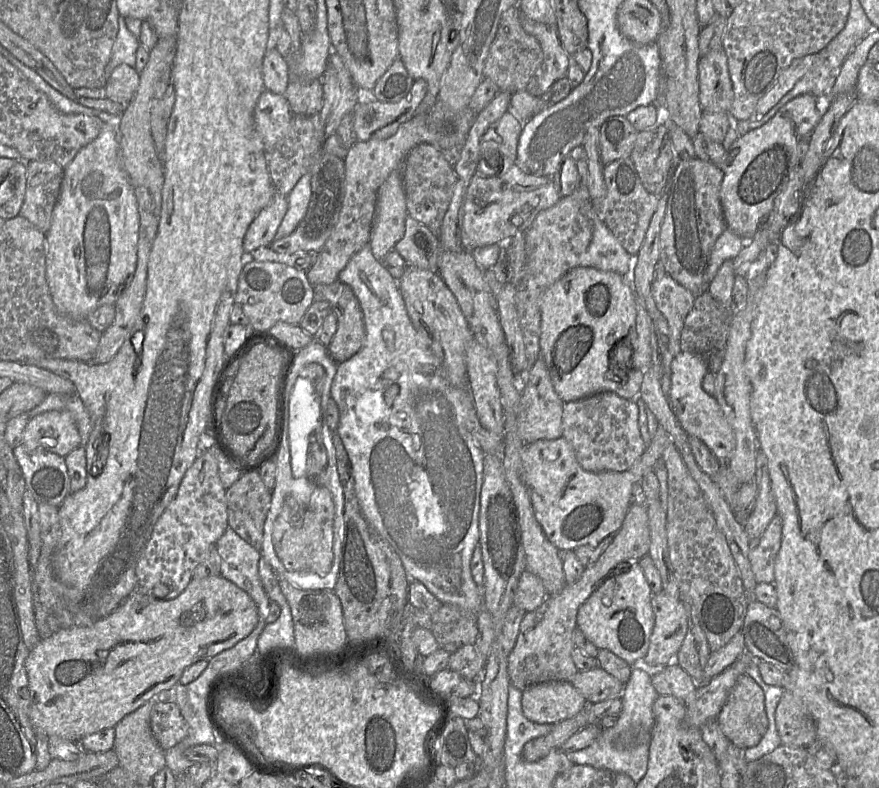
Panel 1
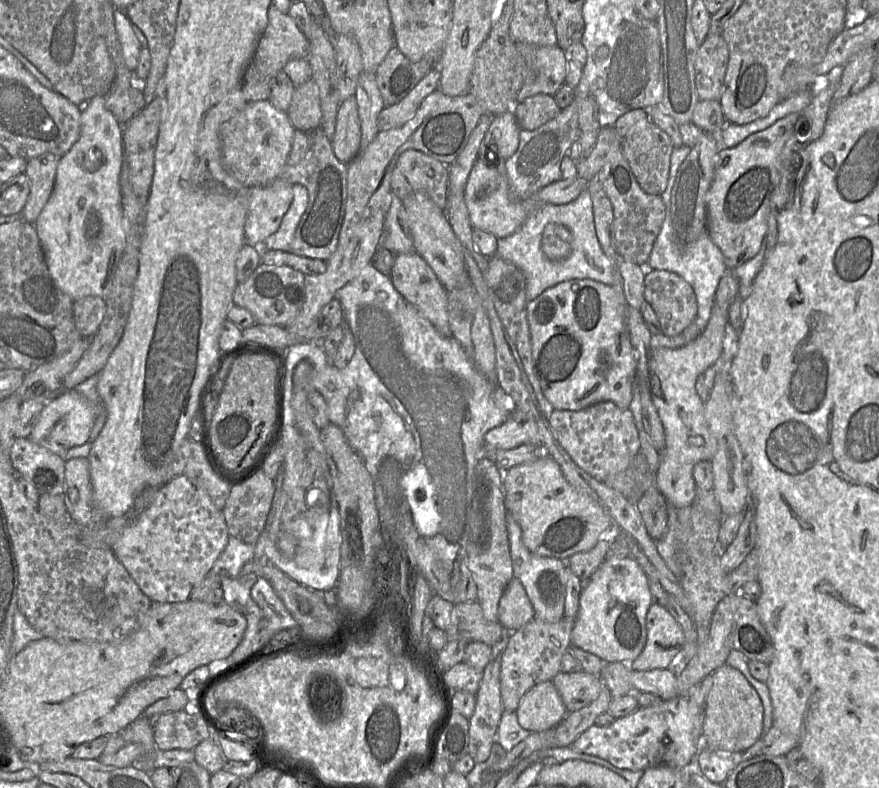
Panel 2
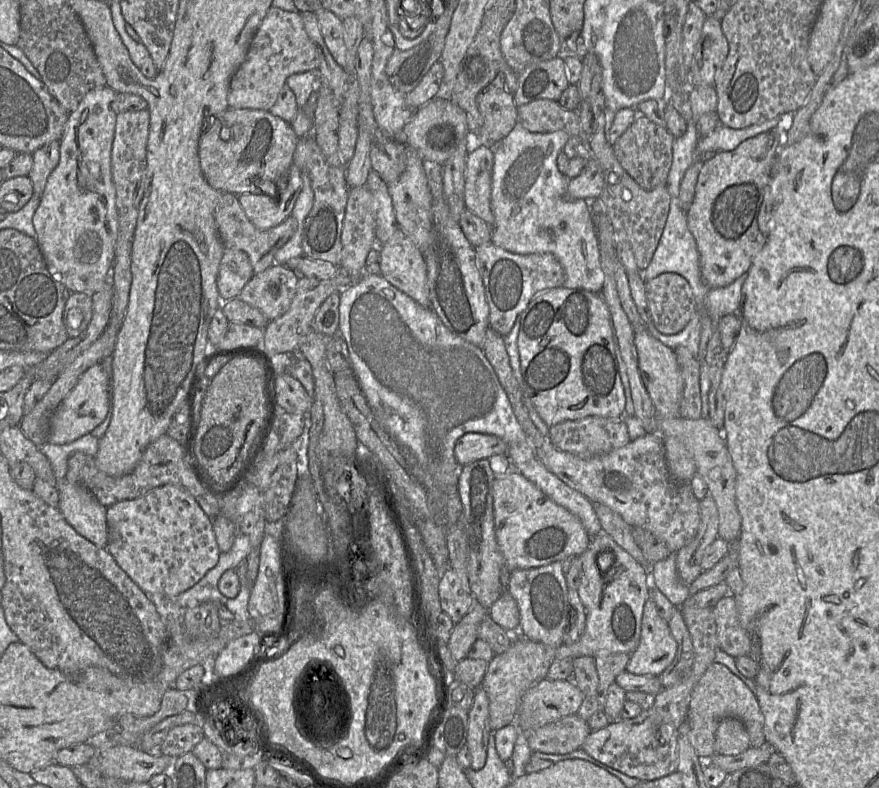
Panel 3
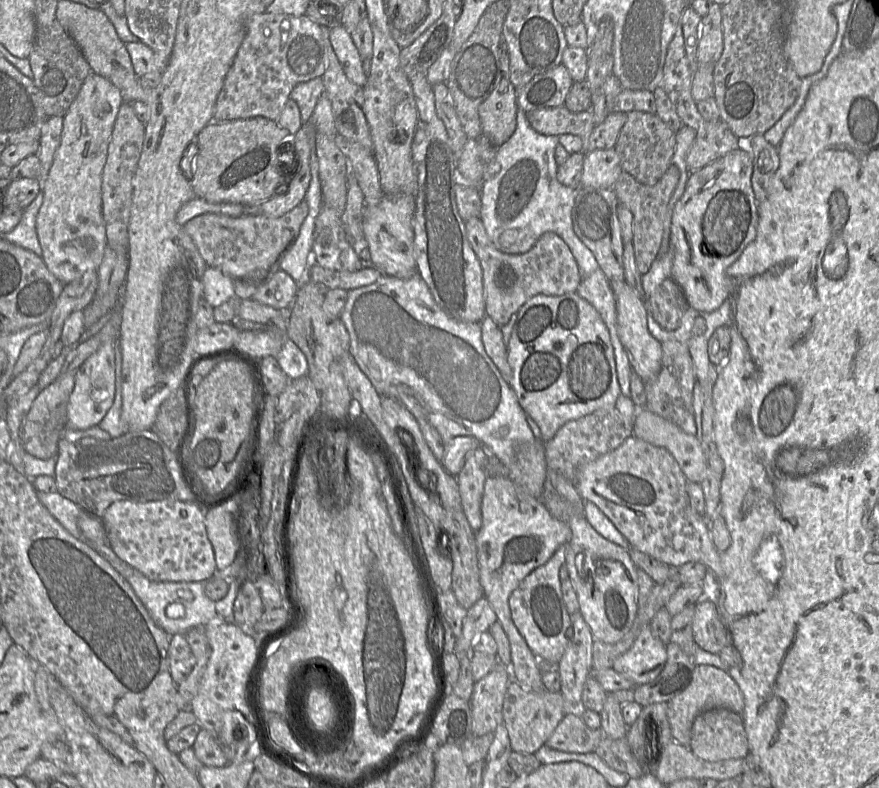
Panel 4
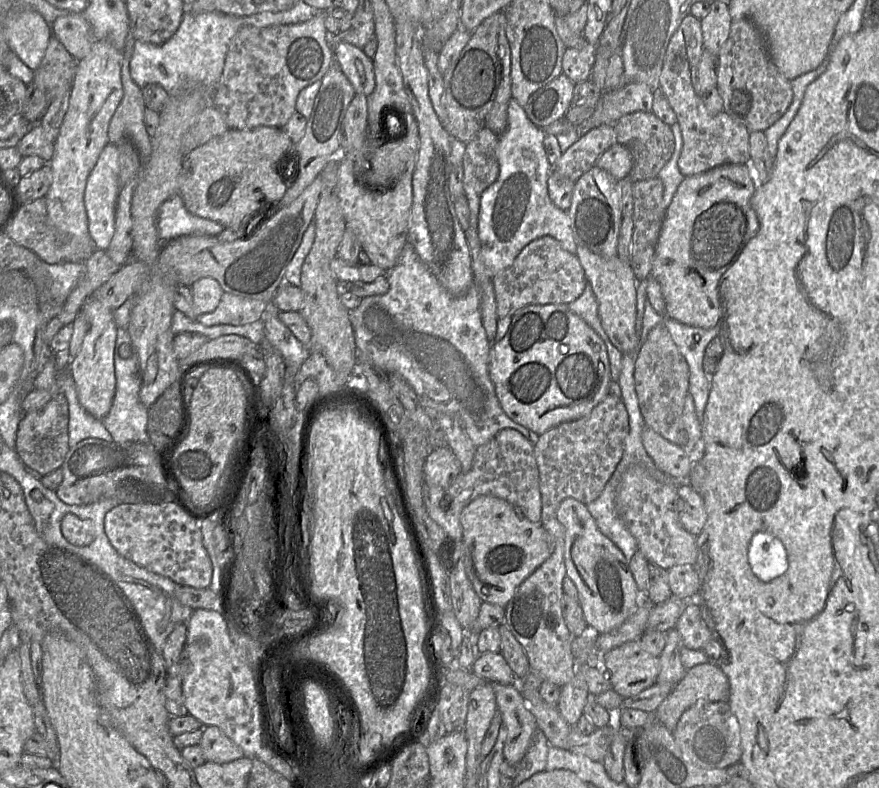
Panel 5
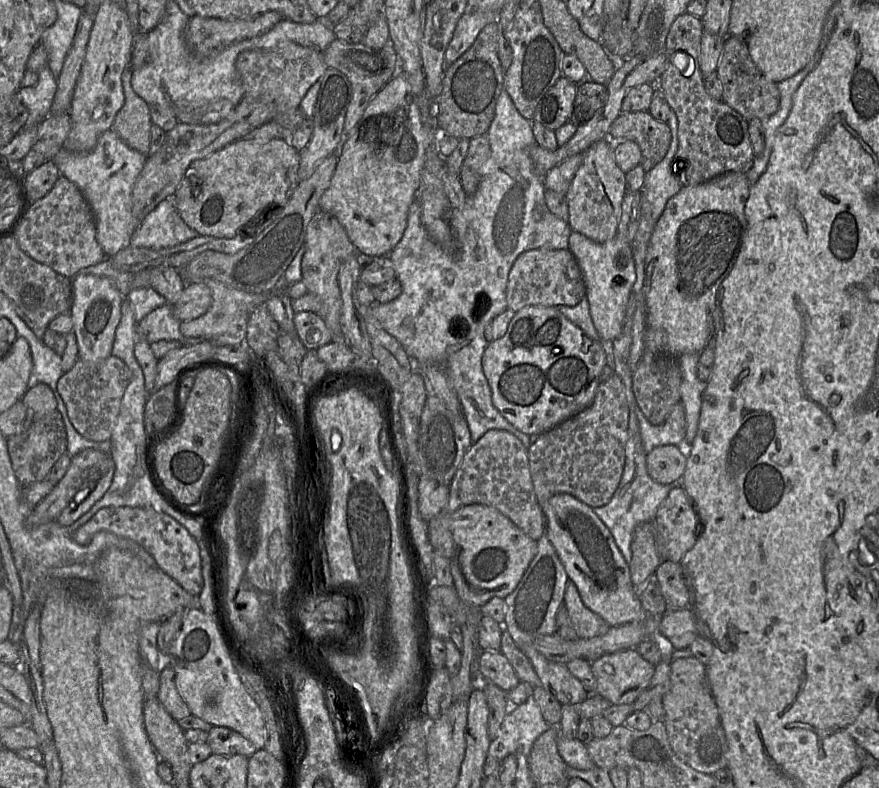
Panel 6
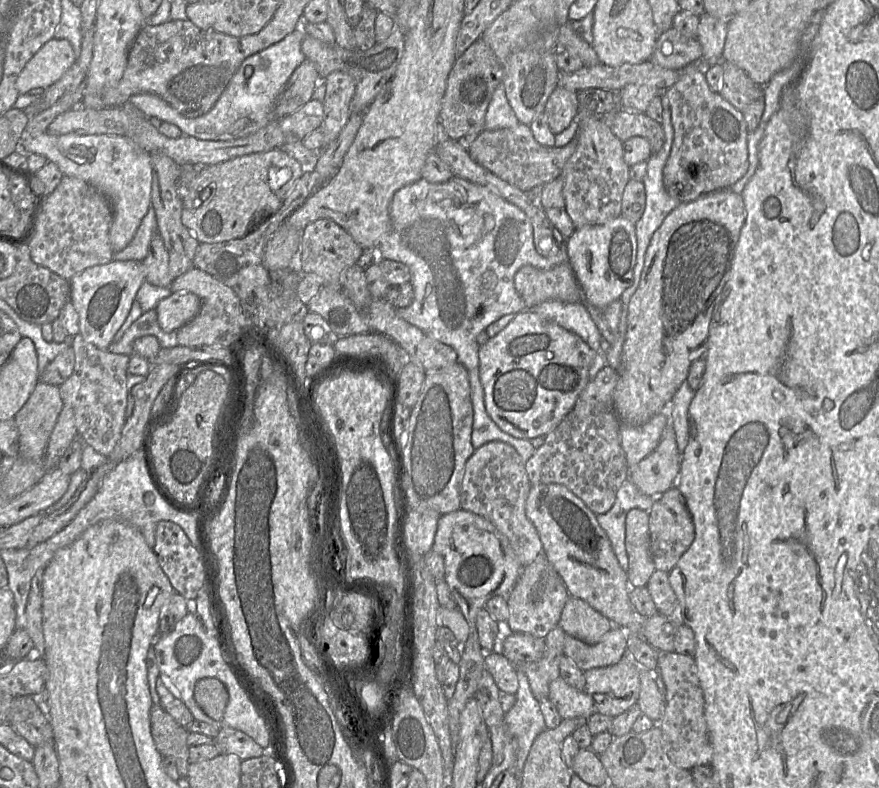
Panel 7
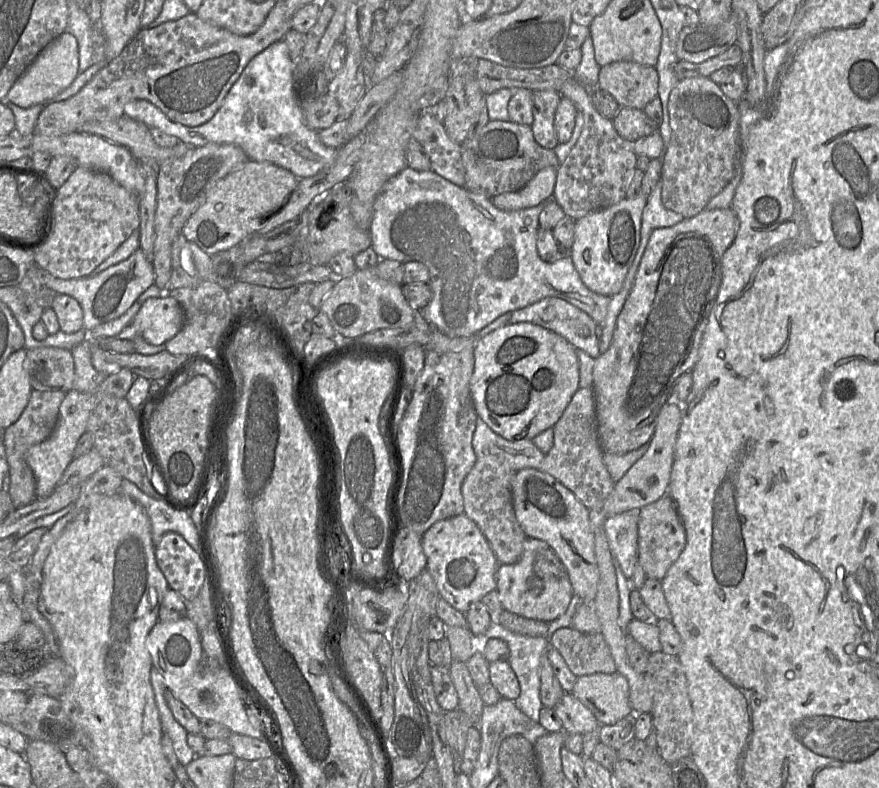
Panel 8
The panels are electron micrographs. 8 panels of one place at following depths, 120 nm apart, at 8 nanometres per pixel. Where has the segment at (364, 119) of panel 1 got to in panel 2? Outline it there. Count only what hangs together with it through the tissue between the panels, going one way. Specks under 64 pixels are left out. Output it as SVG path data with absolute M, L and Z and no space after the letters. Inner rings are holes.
M435 65L399 102L384 106L378 116L379 131L403 126L410 120L424 99L439 88L441 73Z

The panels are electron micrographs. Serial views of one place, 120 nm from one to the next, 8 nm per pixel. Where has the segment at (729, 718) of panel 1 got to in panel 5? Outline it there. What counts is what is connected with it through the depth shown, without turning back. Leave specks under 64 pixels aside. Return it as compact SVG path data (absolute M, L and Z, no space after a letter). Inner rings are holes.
M710 663L699 664L686 671L654 714L657 721L672 733L681 715L698 701L728 703L729 698L730 683L723 670Z

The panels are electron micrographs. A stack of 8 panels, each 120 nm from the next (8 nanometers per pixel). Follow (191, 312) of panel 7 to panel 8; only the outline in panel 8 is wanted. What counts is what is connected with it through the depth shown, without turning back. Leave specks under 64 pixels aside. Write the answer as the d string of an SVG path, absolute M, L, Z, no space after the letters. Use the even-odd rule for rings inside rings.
M168 295L145 300L132 325L139 335L152 345L161 345L173 338L182 328L184 311L179 302Z

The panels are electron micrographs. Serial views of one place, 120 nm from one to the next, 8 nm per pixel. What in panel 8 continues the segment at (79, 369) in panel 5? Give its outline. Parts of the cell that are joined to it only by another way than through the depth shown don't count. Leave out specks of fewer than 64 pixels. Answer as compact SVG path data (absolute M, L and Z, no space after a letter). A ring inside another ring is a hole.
M139 248L126 260L115 264L94 277L60 279L42 268L37 277L43 284L58 294L74 297L83 309L83 328L91 330L97 325L123 315L138 297L155 282L154 267Z

